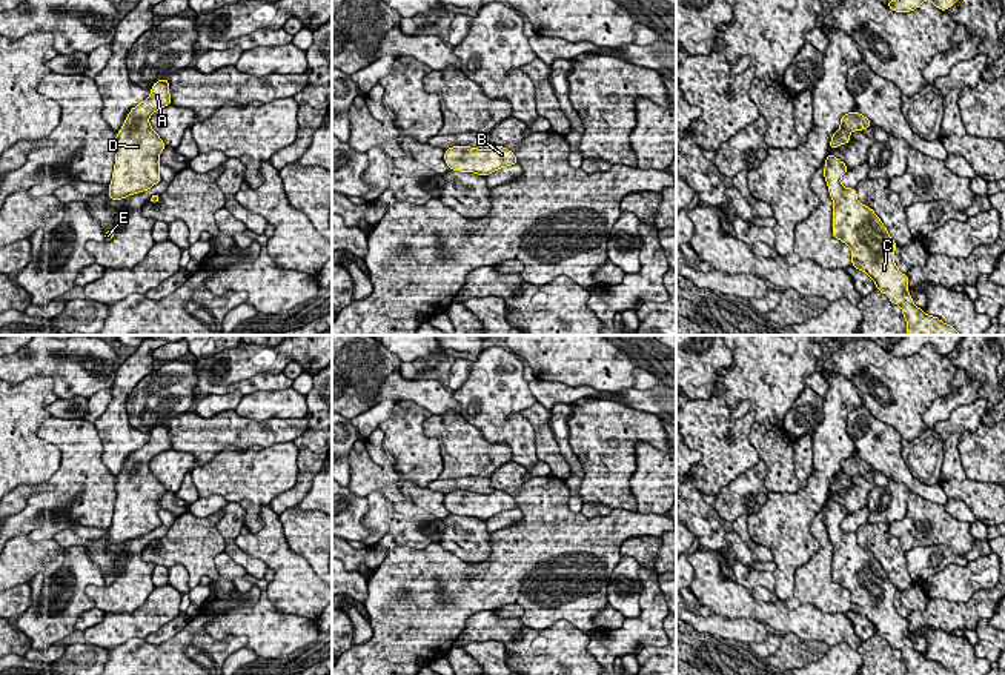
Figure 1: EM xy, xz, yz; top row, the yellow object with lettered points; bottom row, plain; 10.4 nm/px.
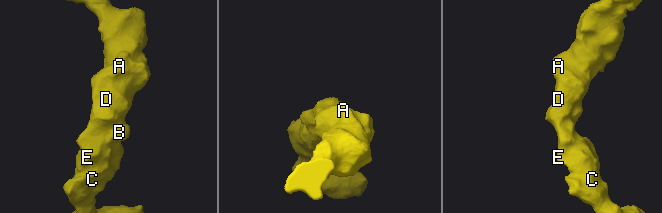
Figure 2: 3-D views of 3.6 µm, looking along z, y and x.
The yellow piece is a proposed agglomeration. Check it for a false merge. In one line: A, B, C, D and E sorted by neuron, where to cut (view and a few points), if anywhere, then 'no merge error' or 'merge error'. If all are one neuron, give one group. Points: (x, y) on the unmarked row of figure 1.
A B C D E | no cut | no merge error

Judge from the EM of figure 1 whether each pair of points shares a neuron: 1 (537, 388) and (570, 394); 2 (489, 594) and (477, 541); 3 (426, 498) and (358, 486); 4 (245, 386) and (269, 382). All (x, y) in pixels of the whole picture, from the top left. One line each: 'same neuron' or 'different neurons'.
1: same neuron
2: different neurons
3: different neurons
4: same neuron

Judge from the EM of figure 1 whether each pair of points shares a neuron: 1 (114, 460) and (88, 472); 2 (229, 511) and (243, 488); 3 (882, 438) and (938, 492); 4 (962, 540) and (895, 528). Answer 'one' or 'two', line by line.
1: two
2: two
3: one
4: one

